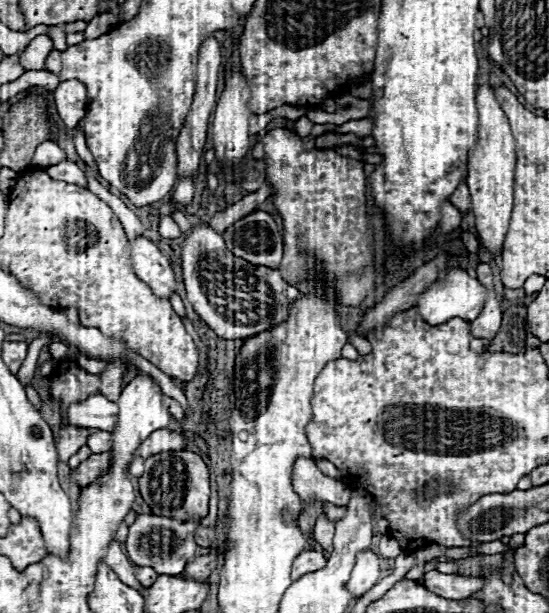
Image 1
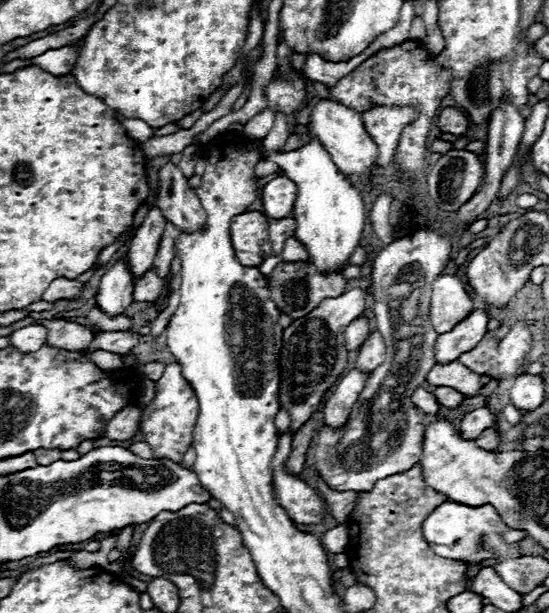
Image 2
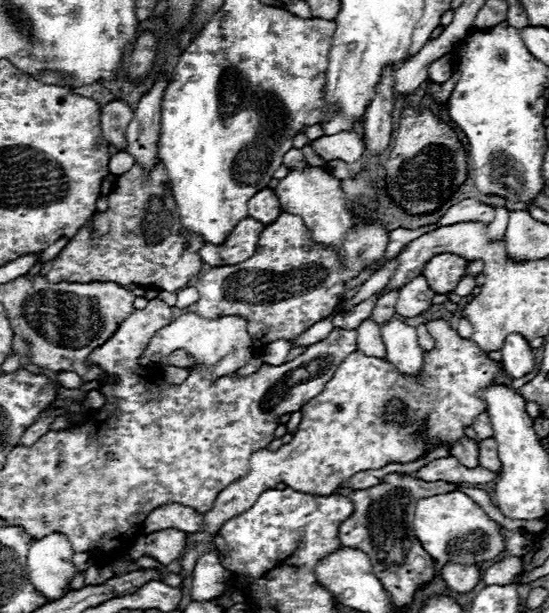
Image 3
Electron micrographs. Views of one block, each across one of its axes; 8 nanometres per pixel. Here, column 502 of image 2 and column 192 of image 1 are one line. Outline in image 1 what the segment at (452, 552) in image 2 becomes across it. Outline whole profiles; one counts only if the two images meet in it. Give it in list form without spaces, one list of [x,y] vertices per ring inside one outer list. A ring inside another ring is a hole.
[[[138,514],[136,522],[130,526],[130,532],[126,538],[128,558],[134,564],[154,568],[158,574],[176,576],[184,570],[188,560],[194,556],[196,542],[194,542],[192,534],[196,528],[198,528],[198,522],[176,522],[176,520],[164,518],[164,516]]]

